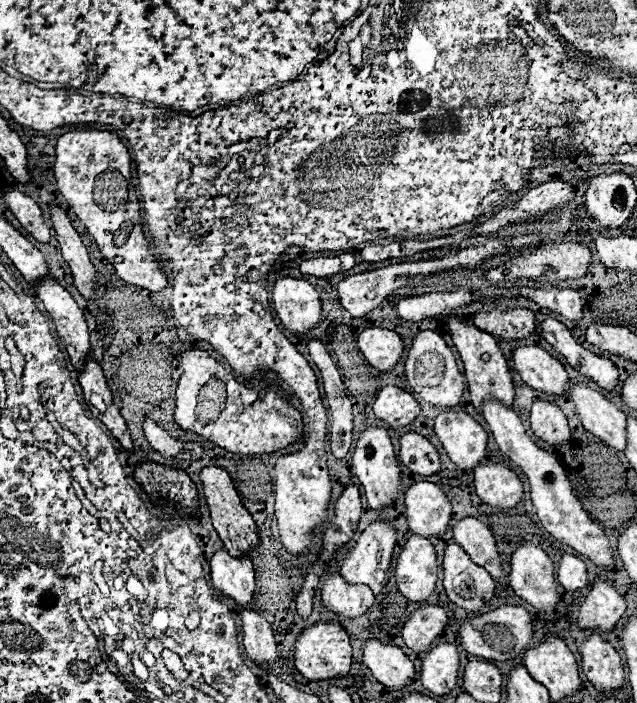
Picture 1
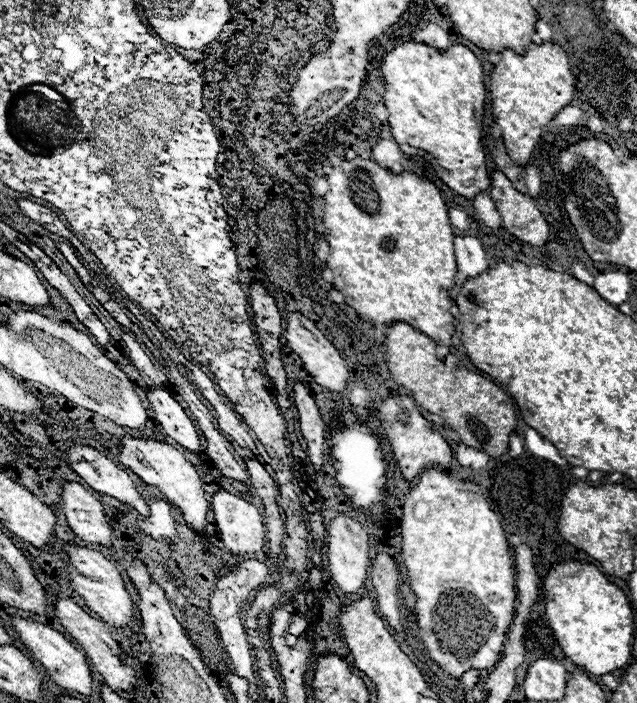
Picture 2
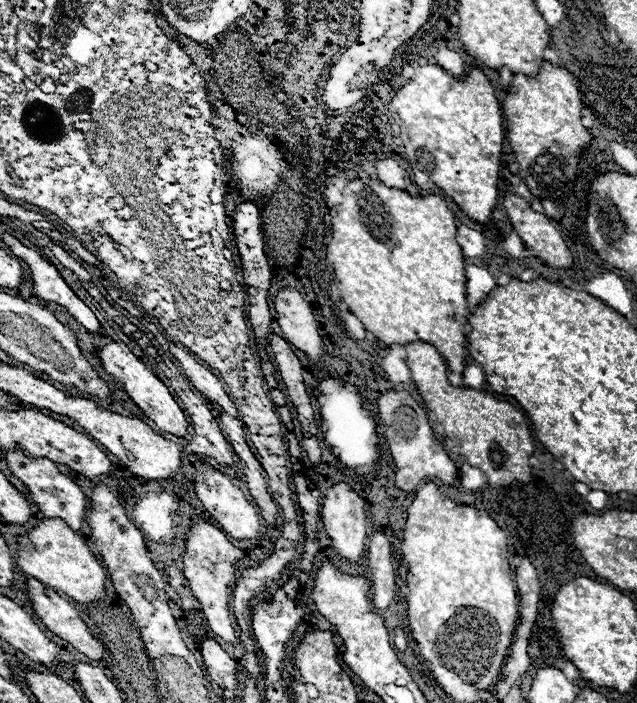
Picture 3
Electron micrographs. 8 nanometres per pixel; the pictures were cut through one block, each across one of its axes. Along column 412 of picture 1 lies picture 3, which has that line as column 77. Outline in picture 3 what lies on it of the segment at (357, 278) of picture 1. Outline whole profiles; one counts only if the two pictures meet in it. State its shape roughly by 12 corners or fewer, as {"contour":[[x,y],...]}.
{"contour":[[52,244],[54,256],[74,274],[88,274],[62,246]]}

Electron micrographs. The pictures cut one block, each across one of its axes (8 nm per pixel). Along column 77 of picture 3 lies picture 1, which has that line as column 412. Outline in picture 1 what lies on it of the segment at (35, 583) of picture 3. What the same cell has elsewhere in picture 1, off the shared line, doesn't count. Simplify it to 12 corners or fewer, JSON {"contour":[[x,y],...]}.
{"contour":[[420,604],[402,624],[410,650],[426,652],[446,626],[446,612]]}

